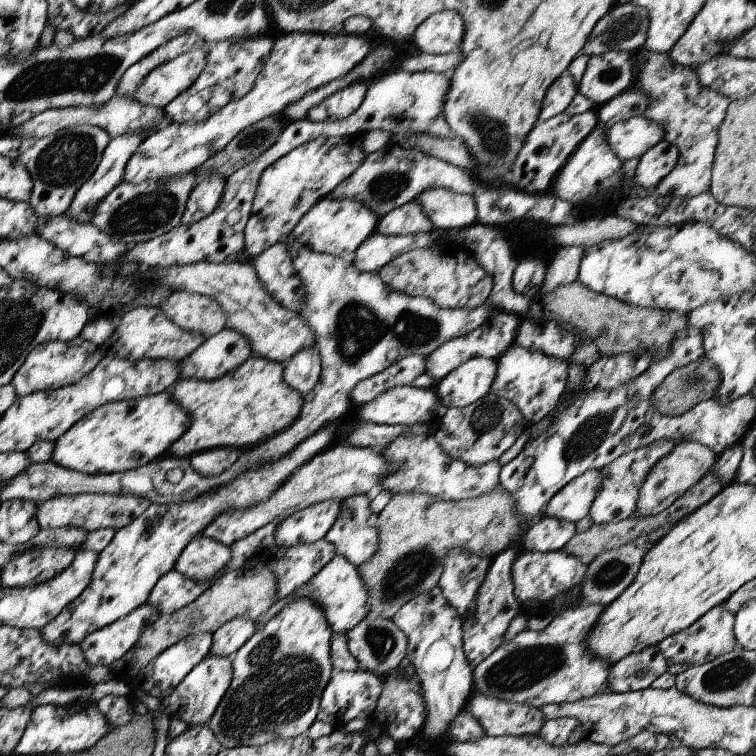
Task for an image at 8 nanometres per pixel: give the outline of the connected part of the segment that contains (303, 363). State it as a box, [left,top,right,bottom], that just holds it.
[282,347,322,396]

